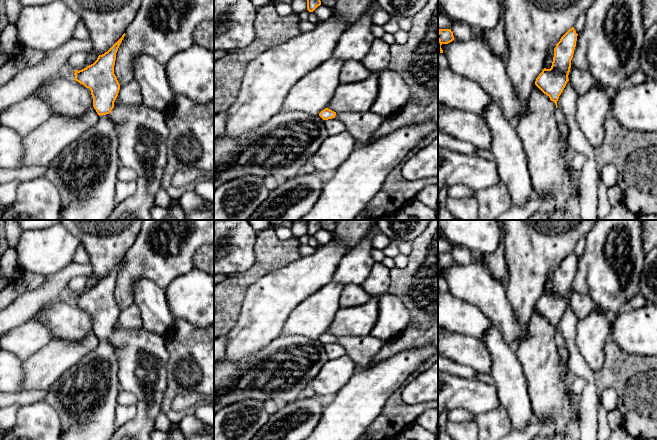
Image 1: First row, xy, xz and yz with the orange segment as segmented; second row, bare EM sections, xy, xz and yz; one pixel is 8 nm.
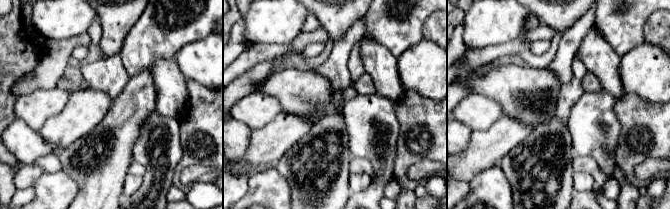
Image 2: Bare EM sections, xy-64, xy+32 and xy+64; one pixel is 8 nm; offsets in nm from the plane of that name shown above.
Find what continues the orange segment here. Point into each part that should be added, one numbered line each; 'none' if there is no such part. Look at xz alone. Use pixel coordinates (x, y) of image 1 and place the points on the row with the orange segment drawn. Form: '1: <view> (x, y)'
1: xz (361, 125)

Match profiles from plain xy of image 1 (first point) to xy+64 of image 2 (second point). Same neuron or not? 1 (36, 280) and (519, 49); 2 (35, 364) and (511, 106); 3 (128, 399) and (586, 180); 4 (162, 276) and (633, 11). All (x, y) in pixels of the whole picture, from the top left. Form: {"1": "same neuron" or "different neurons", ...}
{"1": "same neuron", "2": "different neurons", "3": "different neurons", "4": "same neuron"}

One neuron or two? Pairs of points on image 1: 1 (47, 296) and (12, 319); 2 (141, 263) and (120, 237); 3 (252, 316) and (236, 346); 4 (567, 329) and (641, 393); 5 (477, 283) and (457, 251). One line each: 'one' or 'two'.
1: one
2: two
3: one
4: two
5: two

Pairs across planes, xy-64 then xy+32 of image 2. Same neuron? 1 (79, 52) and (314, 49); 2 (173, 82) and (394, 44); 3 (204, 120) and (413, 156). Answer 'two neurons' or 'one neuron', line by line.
1: one neuron
2: two neurons
3: one neuron

